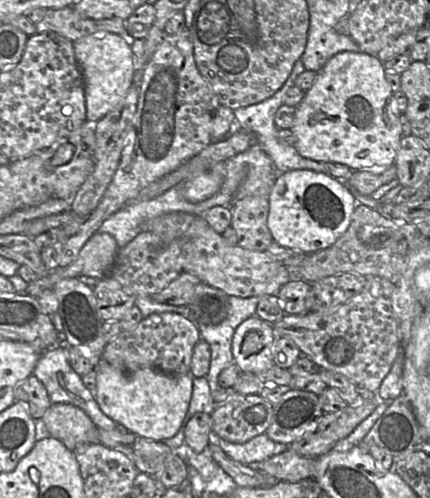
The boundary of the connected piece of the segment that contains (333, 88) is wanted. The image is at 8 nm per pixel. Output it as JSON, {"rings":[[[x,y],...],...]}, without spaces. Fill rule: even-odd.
{"rings":[[[344,51],[331,57],[295,107],[294,147],[304,158],[340,163],[353,171],[395,163],[402,136],[400,113],[377,56]]]}

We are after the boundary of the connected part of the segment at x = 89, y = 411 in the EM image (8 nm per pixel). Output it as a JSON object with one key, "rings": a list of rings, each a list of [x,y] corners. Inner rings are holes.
{"rings":[[[58,345],[44,351],[32,372],[45,386],[51,403],[66,403],[81,408],[97,426],[98,429],[113,430],[117,428],[116,422],[106,416],[98,406],[94,392],[90,391],[82,383],[81,376],[78,375],[68,362],[69,346]]]}

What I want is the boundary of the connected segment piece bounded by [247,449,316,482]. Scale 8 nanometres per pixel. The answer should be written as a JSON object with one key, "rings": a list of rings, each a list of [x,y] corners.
{"rings":[[[288,449],[285,452],[269,457],[247,466],[257,471],[264,471],[279,481],[298,482],[315,476],[316,458],[298,455]]]}

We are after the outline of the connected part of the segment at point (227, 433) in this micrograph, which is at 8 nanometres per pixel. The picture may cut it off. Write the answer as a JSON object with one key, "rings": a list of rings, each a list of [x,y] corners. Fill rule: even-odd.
{"rings":[[[235,393],[226,402],[215,404],[210,413],[211,431],[228,442],[245,443],[266,432],[273,406],[259,394]]]}

